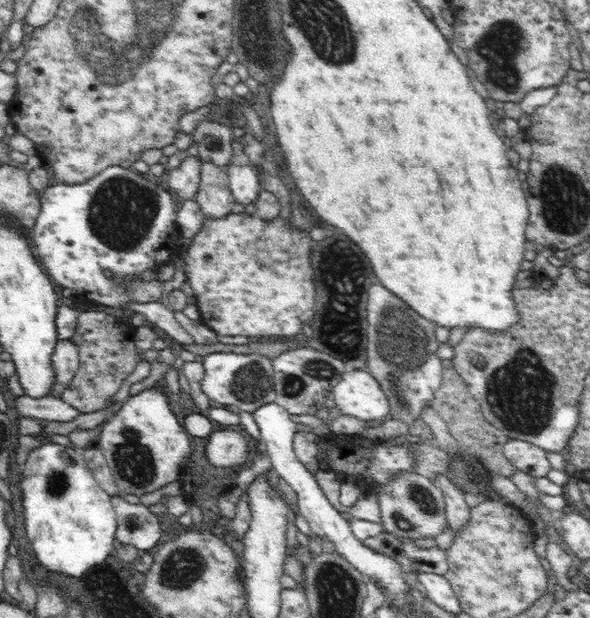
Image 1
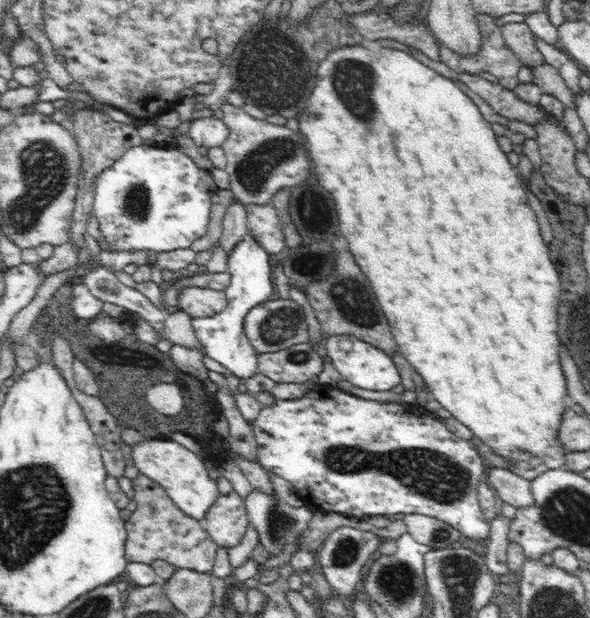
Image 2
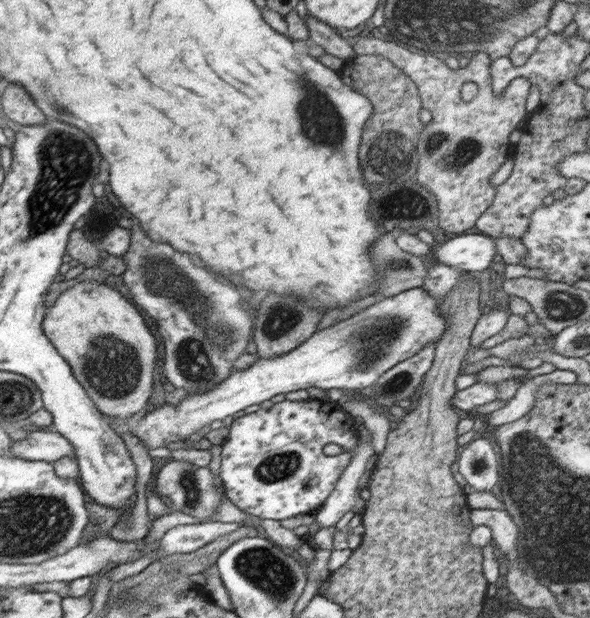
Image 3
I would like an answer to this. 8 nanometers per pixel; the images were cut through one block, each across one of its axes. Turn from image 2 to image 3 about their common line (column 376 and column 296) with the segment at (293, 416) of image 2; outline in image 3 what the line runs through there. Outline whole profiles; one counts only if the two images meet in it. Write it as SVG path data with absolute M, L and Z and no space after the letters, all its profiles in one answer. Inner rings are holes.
M316 400L289 401L273 404L268 409L255 407L235 416L229 427L228 436L221 444L222 466L220 478L226 490L226 498L244 513L271 520L284 520L300 515L315 513L320 505L336 489L338 479L352 461L352 451L358 444L352 418L338 410L336 404L324 404ZM338 444L342 448L336 456L326 456L324 446Z

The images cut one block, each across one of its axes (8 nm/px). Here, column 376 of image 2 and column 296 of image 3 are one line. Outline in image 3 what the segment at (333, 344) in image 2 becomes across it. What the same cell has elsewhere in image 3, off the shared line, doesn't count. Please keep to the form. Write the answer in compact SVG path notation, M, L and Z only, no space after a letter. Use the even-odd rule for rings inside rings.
M422 287L412 288L391 297L381 297L376 304L354 314L352 318L314 332L306 342L290 352L272 358L259 358L246 370L234 370L233 374L230 374L226 380L223 380L212 390L187 394L178 405L166 404L162 408L154 406L153 411L149 412L148 416L134 420L130 424L130 434L139 438L148 448L148 451L153 451L153 449L160 448L168 442L186 441L189 434L198 432L200 428L210 425L214 420L224 420L228 416L241 415L245 411L258 407L262 401L270 400L276 394L306 390L312 386L322 388L322 390L330 390L330 388L358 390L358 388L372 386L384 372L398 365L399 362L412 358L429 342L436 342L437 344L449 328L448 319L450 319L449 316L442 312L441 306L439 308L437 298L428 294Z

